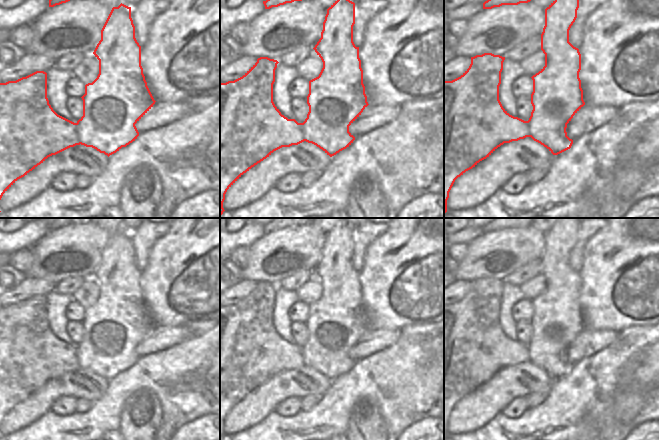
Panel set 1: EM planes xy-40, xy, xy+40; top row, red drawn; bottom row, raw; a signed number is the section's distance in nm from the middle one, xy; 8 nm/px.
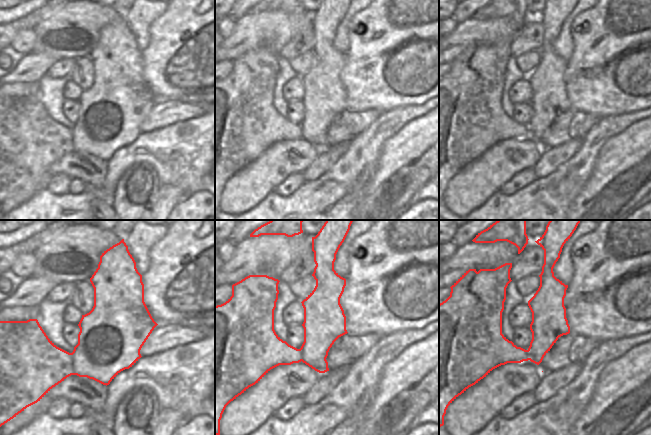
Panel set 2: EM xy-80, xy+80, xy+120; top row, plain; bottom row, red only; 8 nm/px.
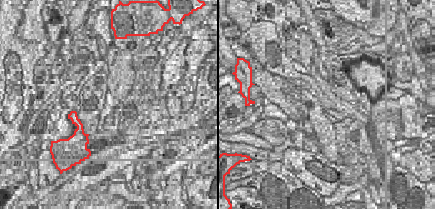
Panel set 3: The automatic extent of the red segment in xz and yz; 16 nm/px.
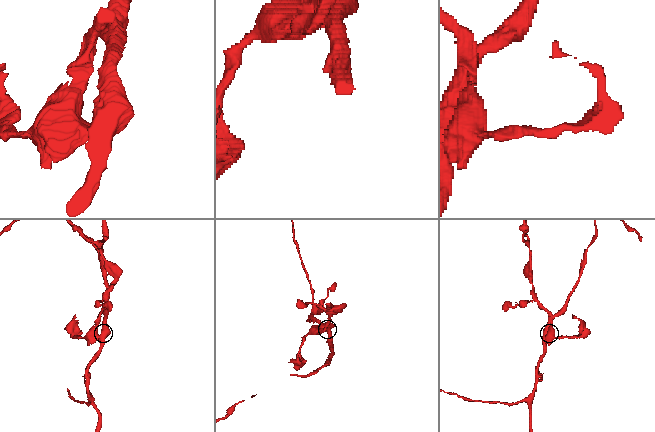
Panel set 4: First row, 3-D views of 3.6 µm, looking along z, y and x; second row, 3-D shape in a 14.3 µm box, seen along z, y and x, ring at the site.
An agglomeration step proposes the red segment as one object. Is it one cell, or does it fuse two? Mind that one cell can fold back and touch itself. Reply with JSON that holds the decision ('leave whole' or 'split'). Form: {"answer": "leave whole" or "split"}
{"answer": "split"}

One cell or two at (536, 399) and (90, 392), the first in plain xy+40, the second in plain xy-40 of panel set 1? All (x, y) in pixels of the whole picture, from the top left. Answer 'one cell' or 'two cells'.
two cells

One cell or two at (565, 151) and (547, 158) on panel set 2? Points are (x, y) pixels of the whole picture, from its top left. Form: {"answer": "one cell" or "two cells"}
{"answer": "one cell"}

